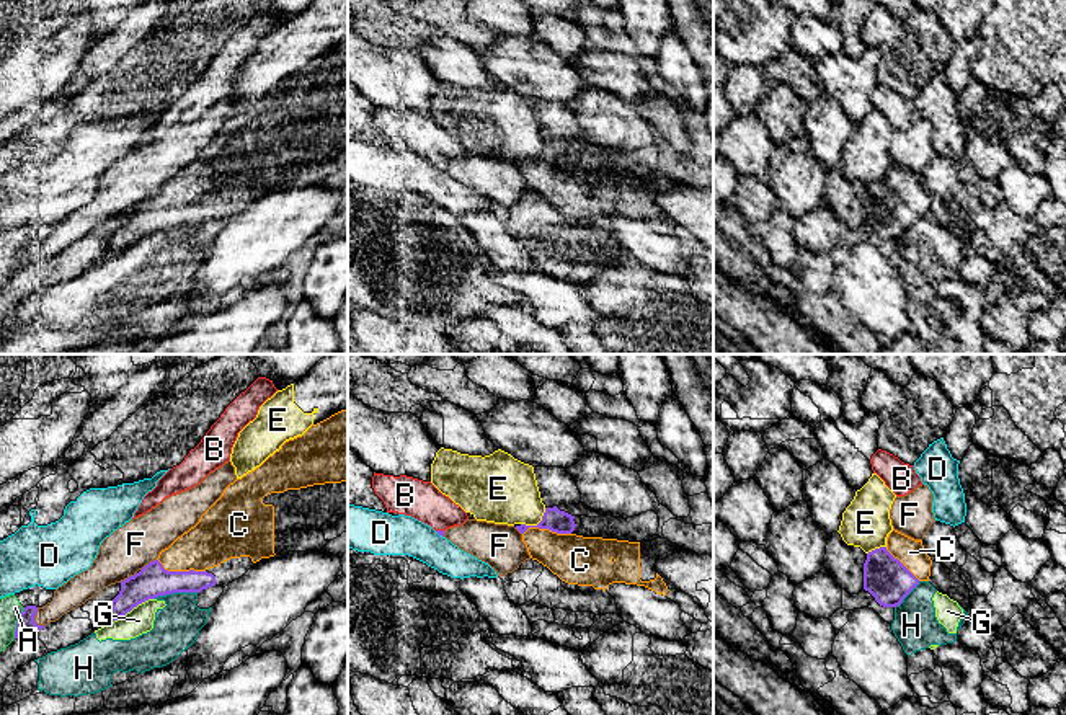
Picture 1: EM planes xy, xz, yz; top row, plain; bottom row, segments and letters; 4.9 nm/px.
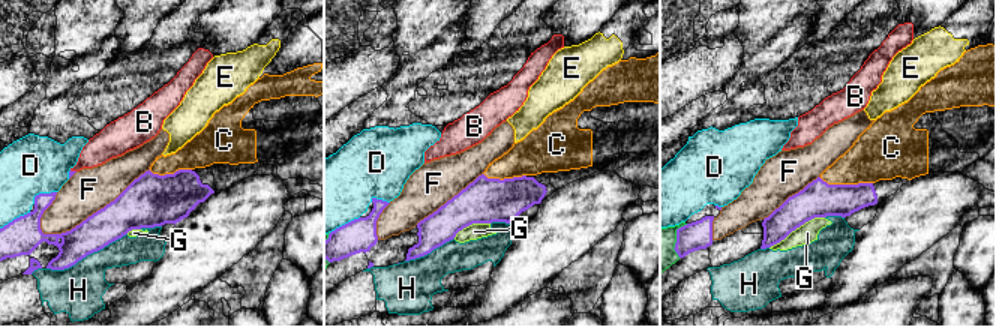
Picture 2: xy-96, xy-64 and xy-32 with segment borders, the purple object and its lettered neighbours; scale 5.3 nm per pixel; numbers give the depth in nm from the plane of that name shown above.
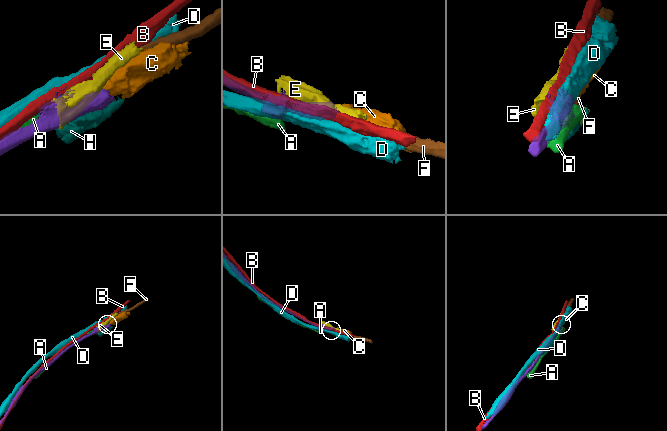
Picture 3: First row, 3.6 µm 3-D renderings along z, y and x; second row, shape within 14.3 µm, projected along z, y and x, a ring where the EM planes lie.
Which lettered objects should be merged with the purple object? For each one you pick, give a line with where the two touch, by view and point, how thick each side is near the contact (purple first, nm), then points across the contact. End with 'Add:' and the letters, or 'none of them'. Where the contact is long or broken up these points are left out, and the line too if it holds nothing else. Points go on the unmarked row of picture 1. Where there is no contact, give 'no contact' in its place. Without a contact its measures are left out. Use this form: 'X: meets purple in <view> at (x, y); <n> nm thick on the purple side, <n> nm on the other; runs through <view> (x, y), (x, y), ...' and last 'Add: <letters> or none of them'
C: meets purple in xy at (180, 206); 160 nm thick on the purple side, 240 nm on the other; runs through xy (152, 214), (180, 206), (217, 172)
Add: C

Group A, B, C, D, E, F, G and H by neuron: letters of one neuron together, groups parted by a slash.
A / B / C / D / E / F / G H

